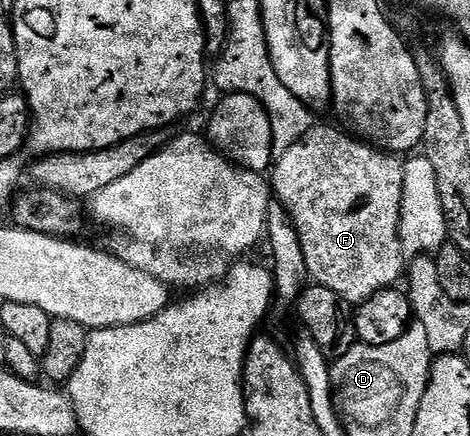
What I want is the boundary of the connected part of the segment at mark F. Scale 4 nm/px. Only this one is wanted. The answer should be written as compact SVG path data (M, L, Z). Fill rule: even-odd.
M318 125L309 131L304 138L301 138L291 148L287 148L276 159L275 165L272 167L271 190L275 195L276 201L285 206L286 211L290 214L291 220L294 221L295 228L298 230L299 240L302 241L303 255L306 257L307 272L309 278L314 283L323 288L331 288L331 292L339 292L339 296L343 296L343 300L347 300L351 304L360 304L371 300L371 296L375 296L380 290L388 290L398 285L397 281L402 281L403 275L407 270L407 259L405 250L401 246L401 201L403 200L403 172L405 167L400 157L394 156L392 153L386 152L378 147L370 146L364 140L358 140L356 137L350 136L344 129L332 130L329 126Z

